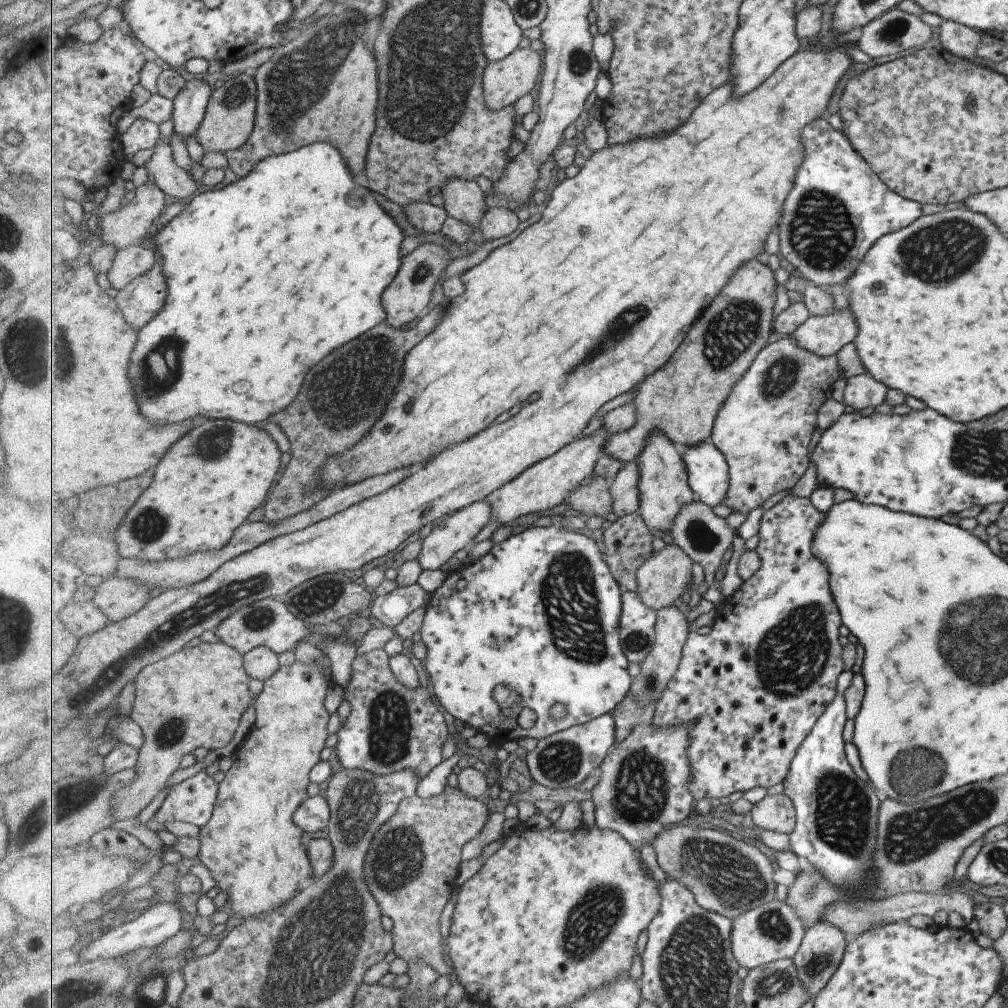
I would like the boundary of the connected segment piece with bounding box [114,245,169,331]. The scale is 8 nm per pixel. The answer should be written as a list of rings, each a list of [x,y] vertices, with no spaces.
[[[157,245],[155,248],[159,254],[158,264],[149,273],[138,277],[126,288],[119,291],[114,298],[120,305],[128,324],[138,331],[141,328],[144,328],[151,320],[154,320],[155,316],[158,316],[158,313],[164,308],[167,296],[169,295],[169,286],[166,275],[164,274],[163,257],[157,248]]]

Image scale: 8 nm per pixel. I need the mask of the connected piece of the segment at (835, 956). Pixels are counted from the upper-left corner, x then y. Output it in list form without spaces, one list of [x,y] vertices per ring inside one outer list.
[[[822,920],[807,930],[801,950],[795,956],[794,962],[797,964],[798,976],[803,980],[803,985],[812,999],[828,984],[830,977],[837,970],[846,945],[844,933],[838,928],[838,925],[831,925]]]

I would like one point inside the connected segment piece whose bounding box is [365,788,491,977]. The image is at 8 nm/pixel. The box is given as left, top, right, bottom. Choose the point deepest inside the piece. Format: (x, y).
(415, 861)

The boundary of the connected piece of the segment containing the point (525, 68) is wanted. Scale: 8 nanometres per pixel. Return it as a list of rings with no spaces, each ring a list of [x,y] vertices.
[[[519,48],[513,55],[491,63],[485,72],[485,99],[493,111],[501,111],[530,94],[542,74],[541,52]]]

